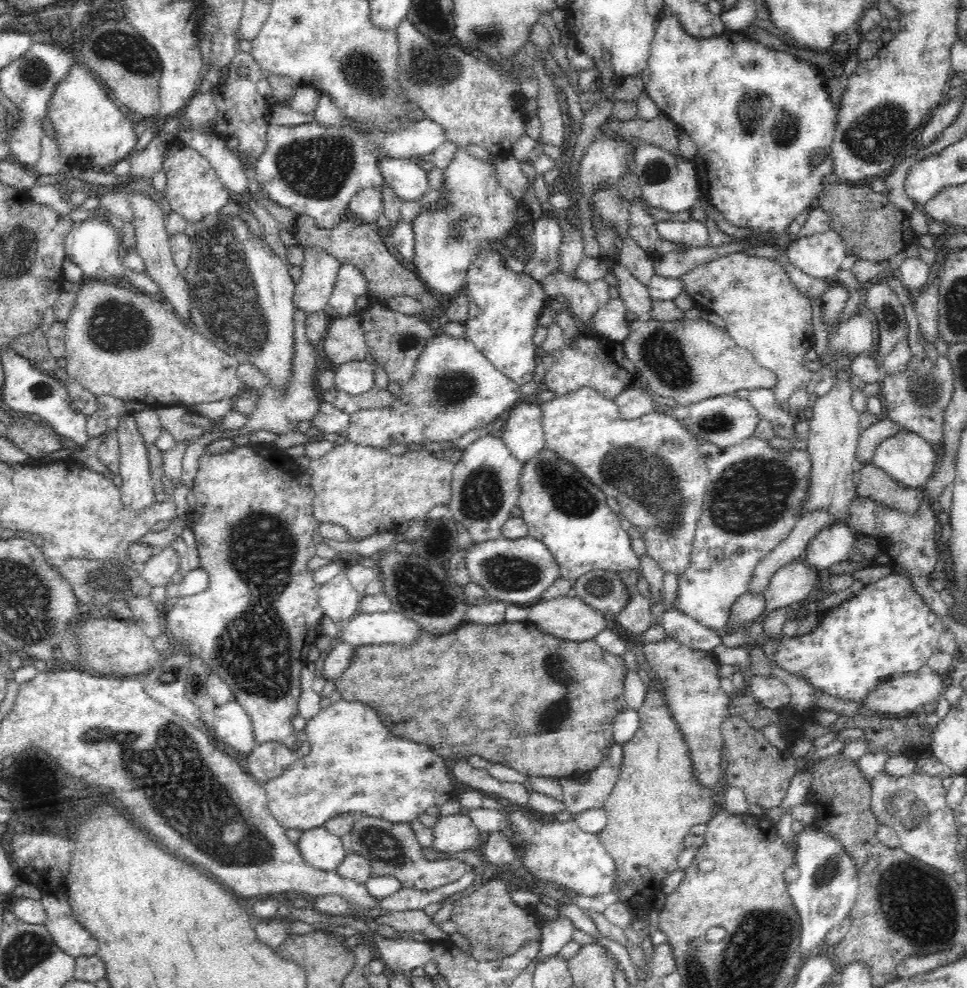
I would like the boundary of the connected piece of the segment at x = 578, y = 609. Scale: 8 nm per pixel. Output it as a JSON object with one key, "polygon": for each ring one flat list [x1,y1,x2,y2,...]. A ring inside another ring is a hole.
{"polygon":[[560,595,556,598,538,600,526,608,527,622,536,625,544,633,565,641,584,642,594,639,600,631,606,629,604,614,599,610,594,610,583,599,573,595]]}

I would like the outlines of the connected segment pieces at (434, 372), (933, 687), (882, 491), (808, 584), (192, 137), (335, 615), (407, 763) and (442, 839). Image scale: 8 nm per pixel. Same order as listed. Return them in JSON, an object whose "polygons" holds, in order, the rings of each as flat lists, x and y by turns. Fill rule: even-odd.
{"polygons":[[[448,334,432,337,414,363,414,374,404,382,398,404,388,408,362,408,349,414,348,441,356,445,385,449,395,444,454,443,473,429,490,428,493,420,512,410,522,394,520,385,502,375,467,339]],[[928,665,914,671,897,671,880,679,861,699,861,706,882,715,912,715,916,714,928,702,944,698,949,679,937,675]],[[871,462,862,463,855,470,855,486,858,495,878,499,880,503,888,503,890,507,913,511,926,498,924,489,904,488,899,485,885,470,874,466]],[[792,561,779,568,772,576,770,585,764,590,766,612,796,604,819,586,819,573,806,562]],[[178,130,175,135,180,137,183,143,192,147,194,150,208,159,208,162,220,176,222,184,234,195,239,198,248,189,248,178,245,172,245,163,240,154,231,151,225,146,225,139,217,137,210,140,204,134,198,134,191,130]],[[341,575,319,588,319,605,334,622,347,622,359,612,361,595]],[[344,699,320,709,305,726,308,752,300,754,280,775,274,775,265,784,270,813,284,830,304,831,324,827,333,816,350,811,358,816,367,815,390,823,412,823,430,807,446,803,452,792,452,776,446,768,446,757,442,757,430,746,404,740,392,733,378,713,360,699]],[[458,813,453,816,440,815,432,829,433,844,437,852,455,854,471,850,481,838,481,830,467,816]]]}

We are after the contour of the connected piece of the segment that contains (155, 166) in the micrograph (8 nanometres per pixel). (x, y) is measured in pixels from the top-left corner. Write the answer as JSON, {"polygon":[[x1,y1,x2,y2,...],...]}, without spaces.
{"polygon":[[160,131,146,148,140,151,135,157,131,158,131,170,129,175,132,177,143,177,147,181,162,170,163,151,165,143,173,136]]}

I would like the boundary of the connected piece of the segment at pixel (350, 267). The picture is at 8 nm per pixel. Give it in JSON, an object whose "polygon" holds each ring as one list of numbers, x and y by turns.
{"polygon":[[341,264,337,280,329,299,329,313,336,319,350,318,356,314,357,299,367,295,366,279,353,264]]}

